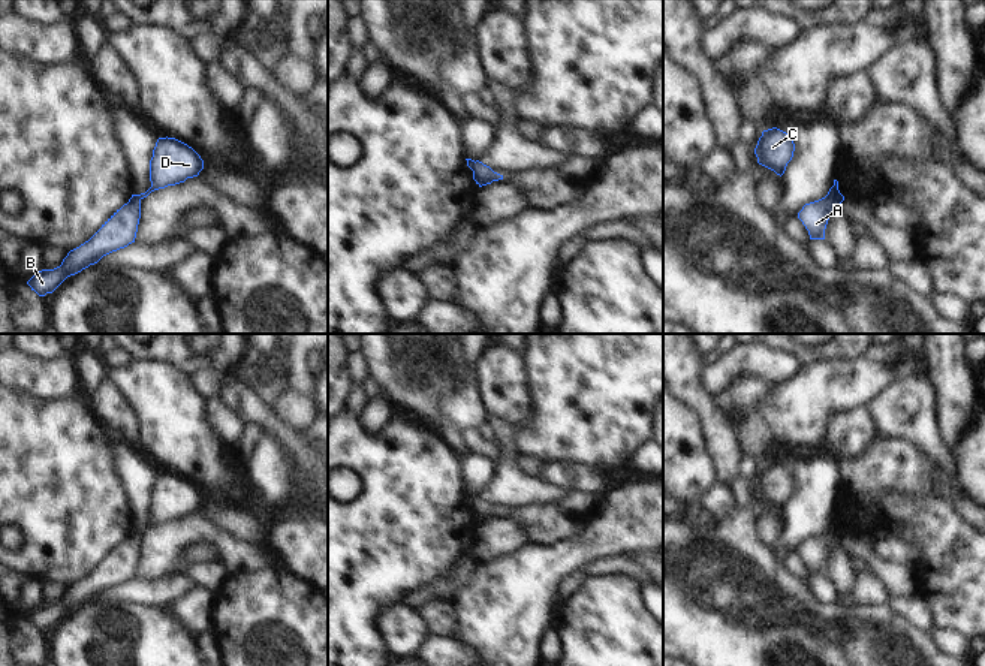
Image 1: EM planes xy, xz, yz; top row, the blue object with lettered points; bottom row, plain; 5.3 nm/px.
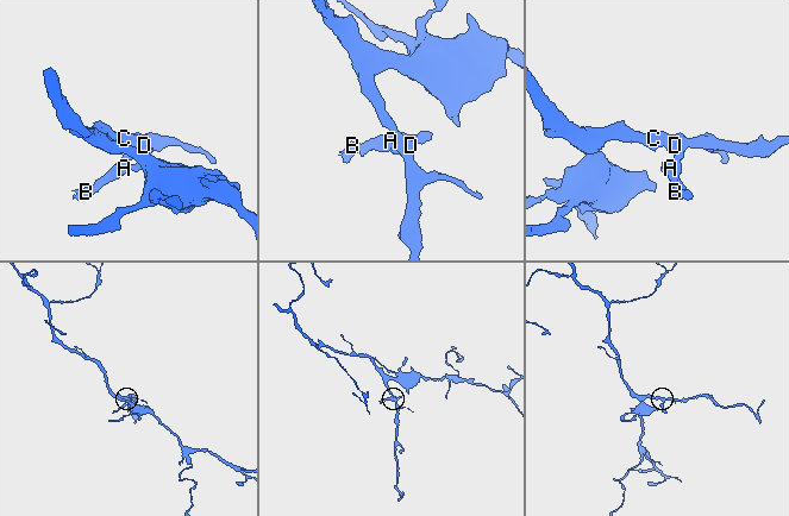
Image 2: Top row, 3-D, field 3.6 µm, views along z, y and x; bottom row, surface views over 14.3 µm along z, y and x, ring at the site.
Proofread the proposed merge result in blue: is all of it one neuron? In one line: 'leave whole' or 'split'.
split

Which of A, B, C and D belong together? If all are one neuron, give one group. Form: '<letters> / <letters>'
A B / C D

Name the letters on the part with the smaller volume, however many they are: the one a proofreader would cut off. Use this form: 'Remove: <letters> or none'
Remove: A, B

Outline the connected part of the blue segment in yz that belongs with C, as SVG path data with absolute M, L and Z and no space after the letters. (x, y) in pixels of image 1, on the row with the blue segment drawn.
M777 127L763 130L754 148L757 163L774 171L780 177L792 160L793 151L793 138Z

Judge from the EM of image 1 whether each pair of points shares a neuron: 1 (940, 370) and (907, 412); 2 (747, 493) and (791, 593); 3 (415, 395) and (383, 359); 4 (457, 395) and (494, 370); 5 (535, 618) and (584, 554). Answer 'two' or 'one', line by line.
1: two
2: two
3: one
4: two
5: one

